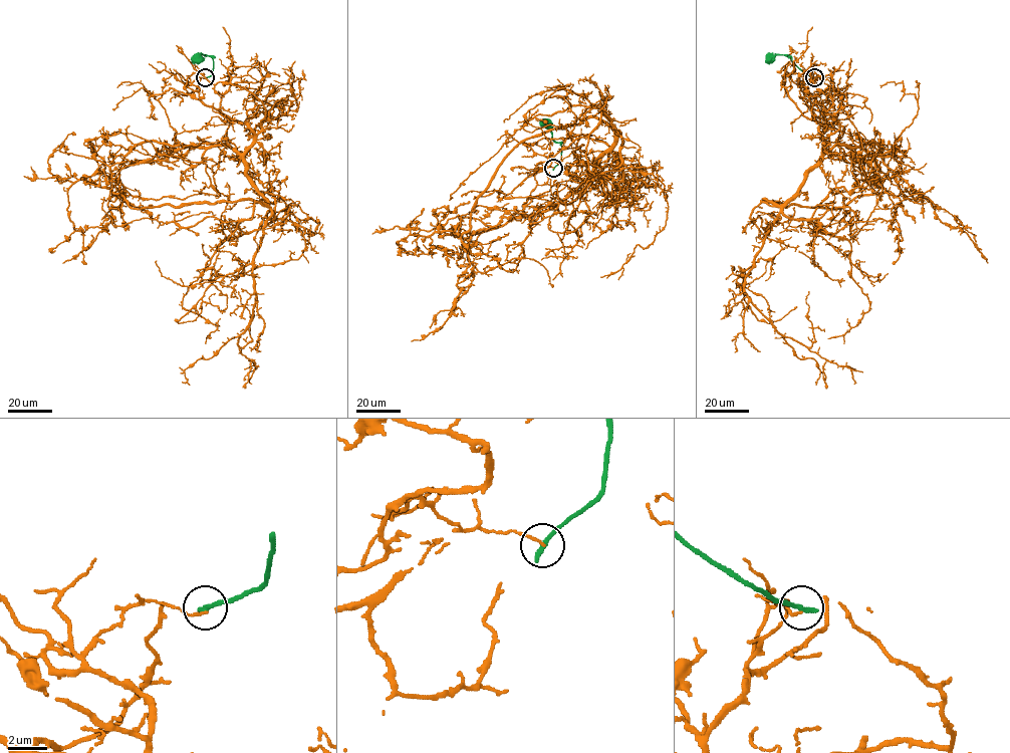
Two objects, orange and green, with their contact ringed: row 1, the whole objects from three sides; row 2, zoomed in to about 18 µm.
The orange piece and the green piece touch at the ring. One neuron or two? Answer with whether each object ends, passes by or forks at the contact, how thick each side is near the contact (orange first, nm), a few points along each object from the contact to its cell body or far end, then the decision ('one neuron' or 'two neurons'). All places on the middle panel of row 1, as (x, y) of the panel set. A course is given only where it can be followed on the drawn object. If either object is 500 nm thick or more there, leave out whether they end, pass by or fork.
orange ends | green ends | 110/300 nm | orange via (553, 168), (540, 163), (602, 176), (593, 162), (621, 138), (618, 167), (531, 223), (565, 209), (557, 181) | green via (553, 168), (560, 160), (562, 146), (543, 121) | two neurons

